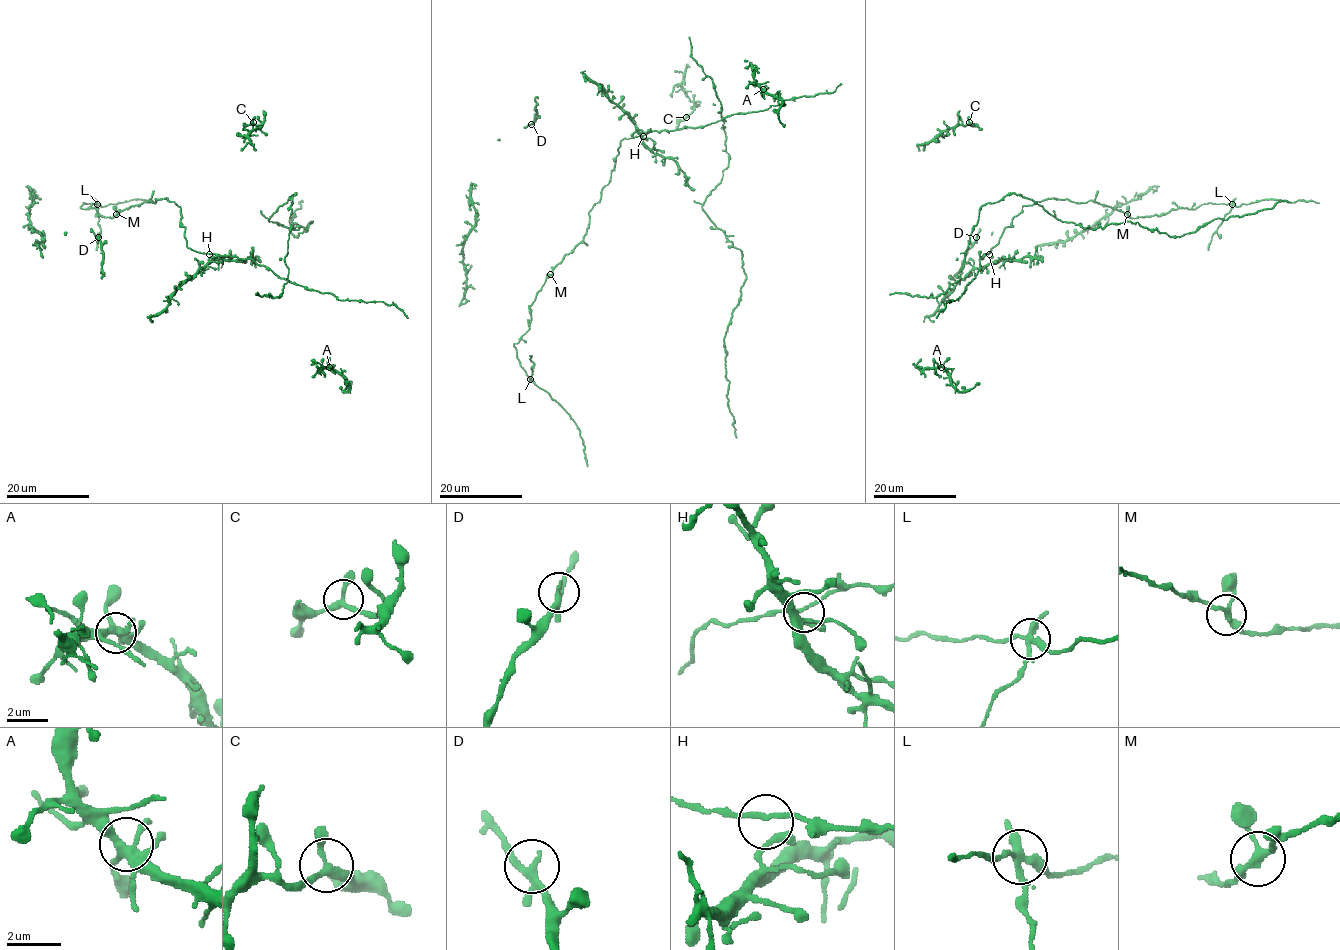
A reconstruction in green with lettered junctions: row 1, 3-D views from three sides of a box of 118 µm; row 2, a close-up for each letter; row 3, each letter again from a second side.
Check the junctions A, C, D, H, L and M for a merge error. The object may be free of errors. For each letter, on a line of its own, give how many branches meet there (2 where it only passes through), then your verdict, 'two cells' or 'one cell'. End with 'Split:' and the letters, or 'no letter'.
A: branches 5; one cell
C: branches 3; one cell
D: branches 3; one cell
H: branches 4; one cell
L: branches 4; two cells
M: branches 3; one cell
Split: L

